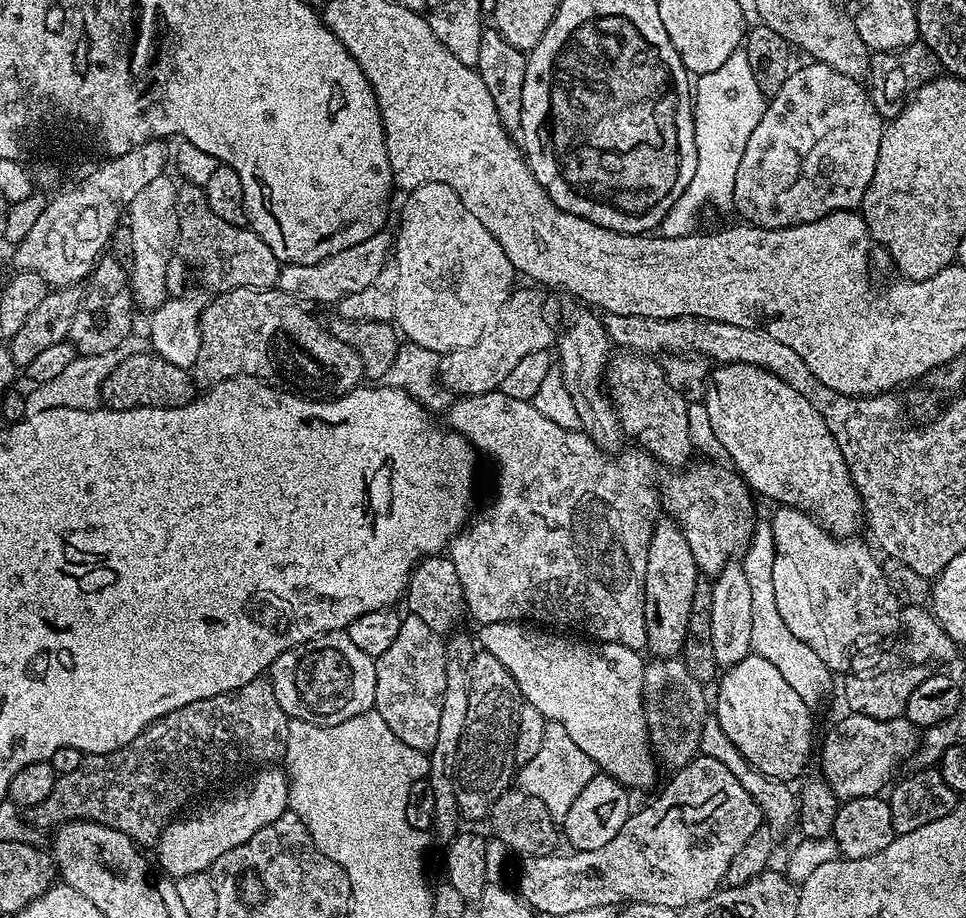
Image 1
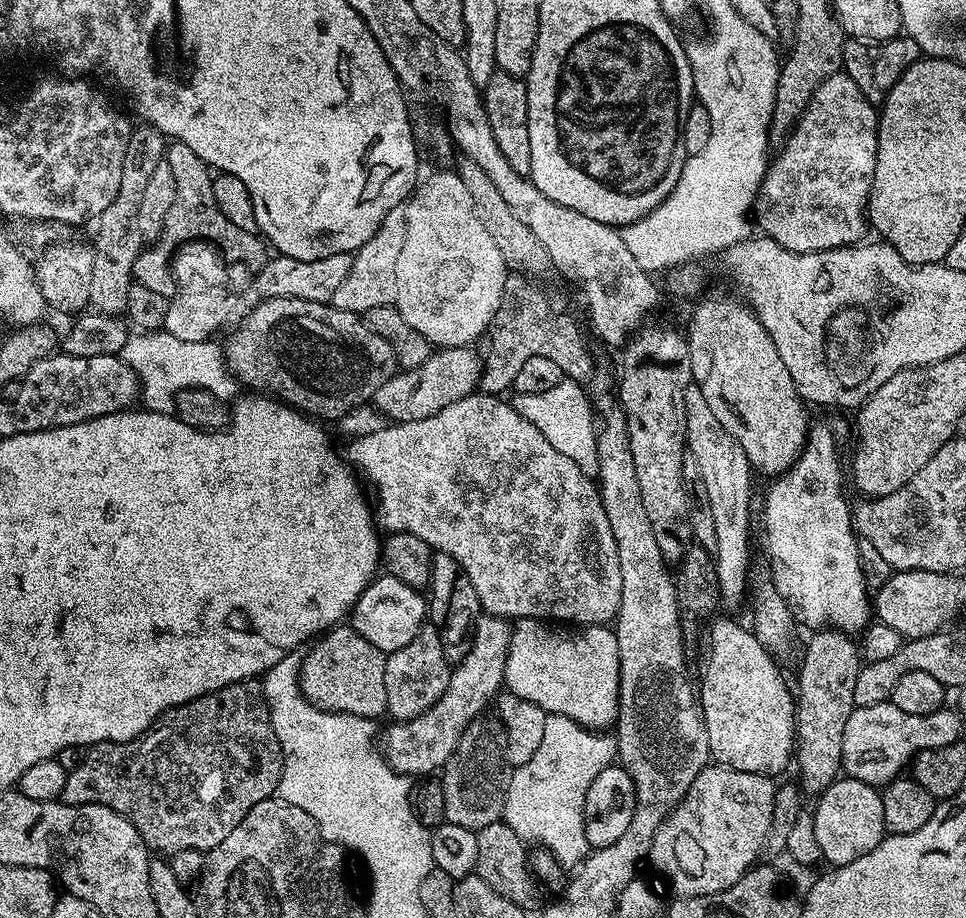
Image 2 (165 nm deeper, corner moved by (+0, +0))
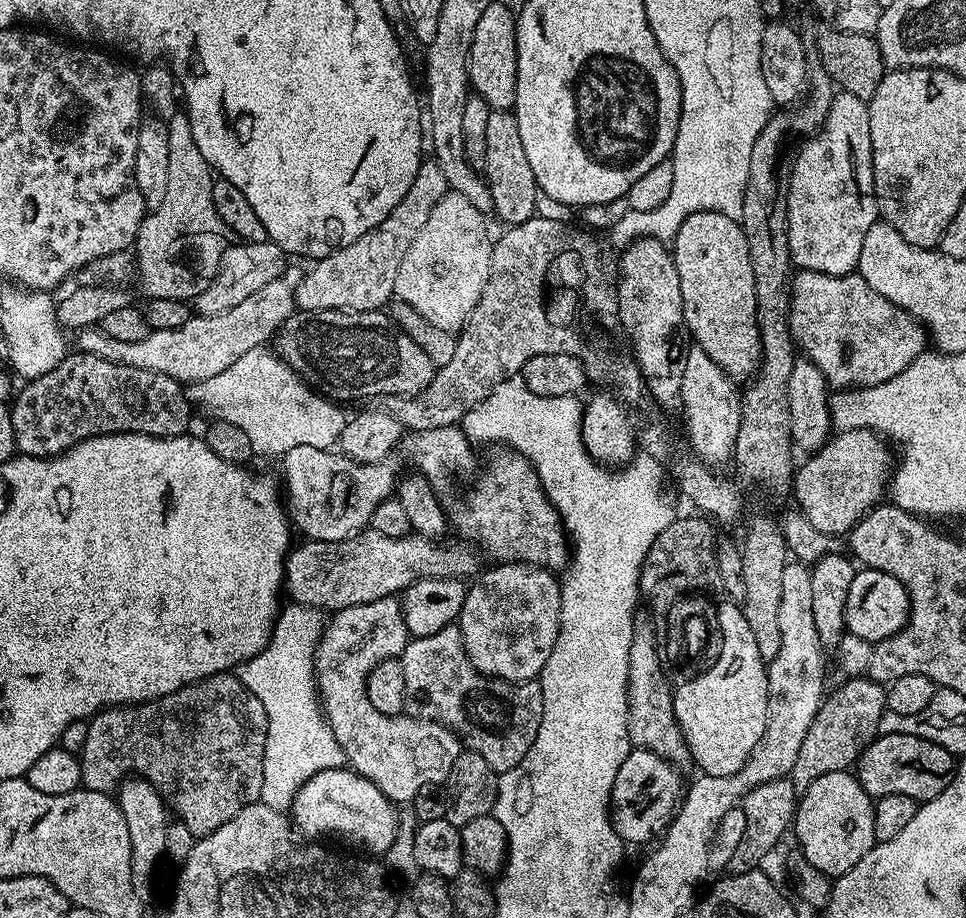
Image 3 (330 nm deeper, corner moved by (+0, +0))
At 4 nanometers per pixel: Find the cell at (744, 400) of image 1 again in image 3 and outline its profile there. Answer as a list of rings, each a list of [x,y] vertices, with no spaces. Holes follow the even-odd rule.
[[[691,212],[686,222],[682,222],[675,240],[671,241],[670,251],[682,282],[684,326],[687,335],[696,339],[695,347],[705,351],[736,382],[755,376],[760,366],[760,331],[756,321],[754,266],[750,266],[750,250],[739,220],[717,212]]]

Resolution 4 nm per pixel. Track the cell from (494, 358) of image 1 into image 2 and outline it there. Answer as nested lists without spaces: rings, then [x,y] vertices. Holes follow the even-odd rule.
[[[471,347],[442,348],[433,351],[422,366],[397,371],[382,386],[378,386],[374,397],[374,405],[389,421],[401,424],[418,418],[430,418],[430,414],[438,414],[438,410],[446,410],[450,402],[458,402],[463,396],[473,395],[480,387],[482,360],[472,353]]]

